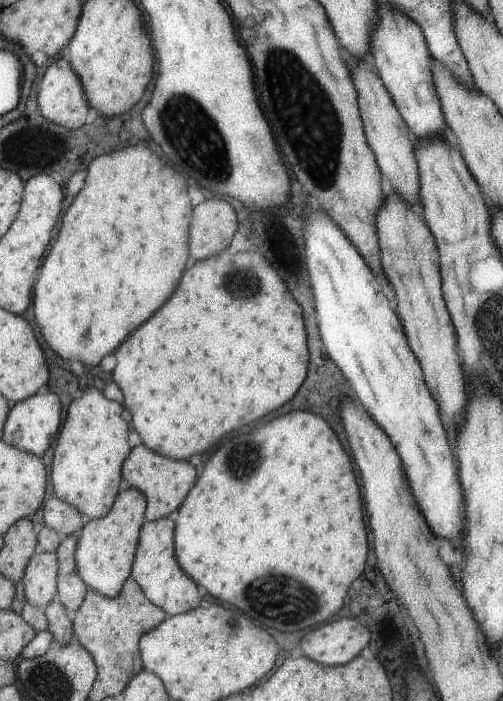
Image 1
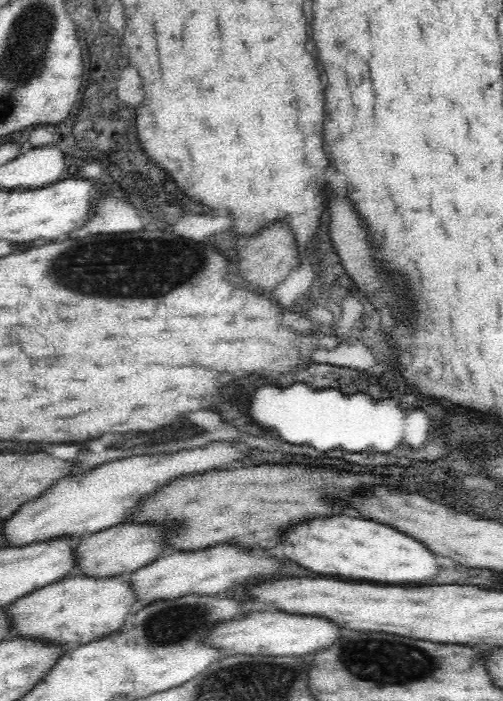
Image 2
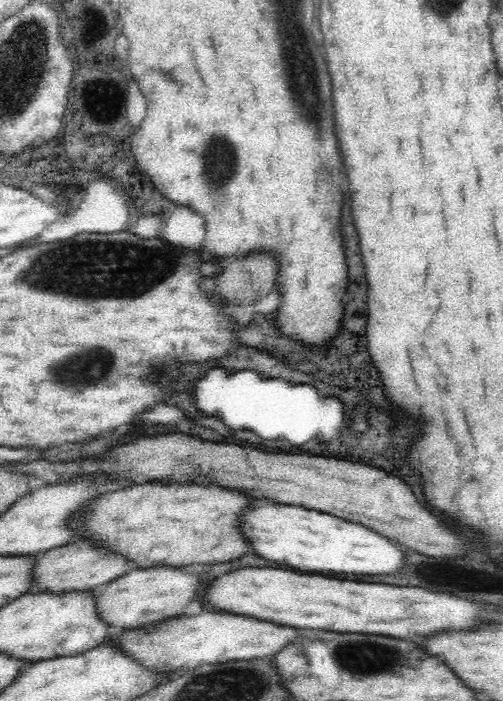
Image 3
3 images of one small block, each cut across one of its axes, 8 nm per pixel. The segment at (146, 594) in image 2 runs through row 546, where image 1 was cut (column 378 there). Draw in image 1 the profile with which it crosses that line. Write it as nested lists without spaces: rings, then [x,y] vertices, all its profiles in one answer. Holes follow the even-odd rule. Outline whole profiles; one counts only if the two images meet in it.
[[[386,187],[384,198],[375,218],[375,232],[379,238],[379,262],[383,274],[387,276],[393,288],[397,302],[395,312],[401,320],[411,352],[417,354],[423,378],[437,402],[441,422],[447,430],[453,430],[465,406],[465,388],[463,388],[465,384],[463,384],[461,362],[455,354],[457,332],[453,328],[453,322],[449,322],[451,318],[449,312],[445,310],[445,302],[441,296],[437,248],[427,224],[415,207],[411,208],[397,192]]]

